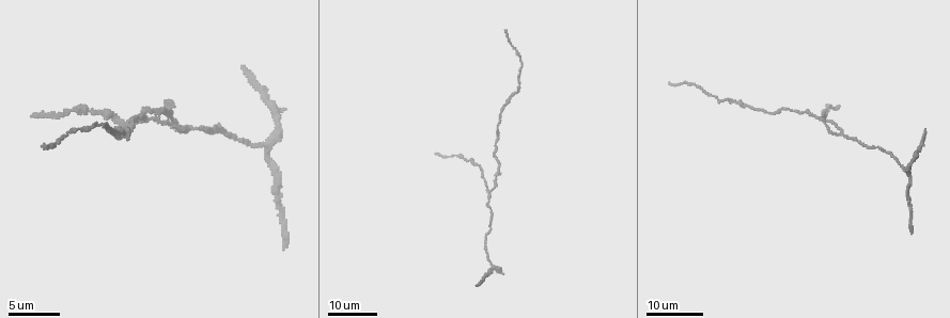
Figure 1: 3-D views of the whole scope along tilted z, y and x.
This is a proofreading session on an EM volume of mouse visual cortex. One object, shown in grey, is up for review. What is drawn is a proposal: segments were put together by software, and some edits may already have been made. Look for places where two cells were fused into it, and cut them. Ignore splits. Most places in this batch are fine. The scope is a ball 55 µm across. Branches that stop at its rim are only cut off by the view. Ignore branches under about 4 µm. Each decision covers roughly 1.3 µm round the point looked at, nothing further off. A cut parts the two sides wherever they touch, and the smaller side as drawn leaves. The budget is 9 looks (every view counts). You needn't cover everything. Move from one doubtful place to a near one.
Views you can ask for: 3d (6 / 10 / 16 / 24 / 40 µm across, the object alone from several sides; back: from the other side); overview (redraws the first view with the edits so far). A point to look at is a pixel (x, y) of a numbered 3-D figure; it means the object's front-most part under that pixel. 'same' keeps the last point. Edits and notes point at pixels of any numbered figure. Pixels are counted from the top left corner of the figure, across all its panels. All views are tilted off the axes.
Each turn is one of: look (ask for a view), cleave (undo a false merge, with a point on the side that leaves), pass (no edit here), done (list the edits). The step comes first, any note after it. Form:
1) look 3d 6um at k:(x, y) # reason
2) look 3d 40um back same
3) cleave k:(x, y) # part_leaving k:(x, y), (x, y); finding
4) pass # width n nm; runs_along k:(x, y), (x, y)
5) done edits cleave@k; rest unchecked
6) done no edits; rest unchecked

look 3d 16um at 1:(95, 128) # calibre changes

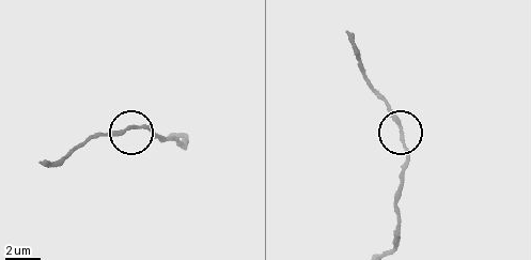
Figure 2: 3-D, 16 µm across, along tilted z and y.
look 3d 10um at 2:(399, 132)

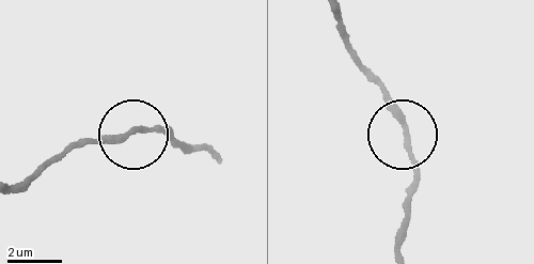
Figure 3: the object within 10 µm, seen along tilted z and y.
pass # all the same cell

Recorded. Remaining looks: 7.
look 3d 24um at 1:(499, 169)

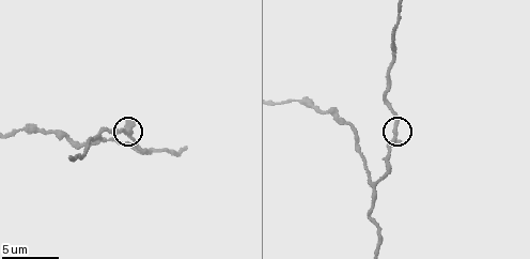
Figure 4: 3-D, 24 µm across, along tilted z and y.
look 3d 6um at 4:(394, 130)

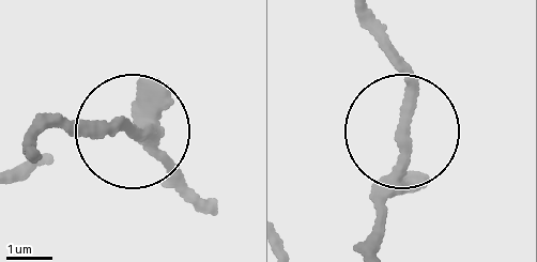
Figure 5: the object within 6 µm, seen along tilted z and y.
look 3d 6um back at 5:(139, 134)

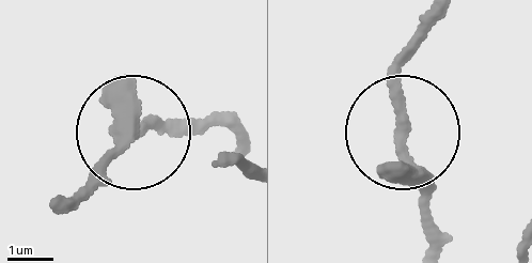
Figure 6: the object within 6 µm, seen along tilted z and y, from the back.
pass # runs_along 6:(408, 128), (398, 72), (415, 26); one cell here

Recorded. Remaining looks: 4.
look 3d 16um at 1:(747, 107) # calibre changes

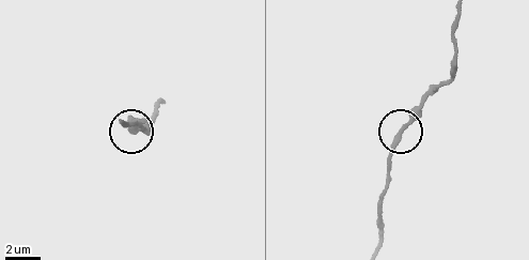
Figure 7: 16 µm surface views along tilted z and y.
look 3d 10um at 7:(403, 130) # closer look

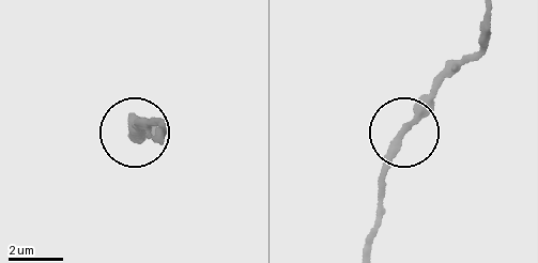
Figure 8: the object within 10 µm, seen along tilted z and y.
pass # width 260 nm; all the same cell

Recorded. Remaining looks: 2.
look 3d 24um at 1:(126, 133) # calibre changes

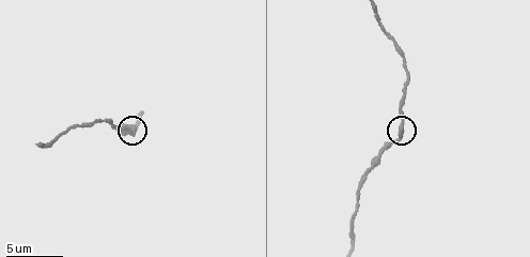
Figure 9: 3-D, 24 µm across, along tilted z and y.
look 3d 10um at 9:(133, 132) # zoom in

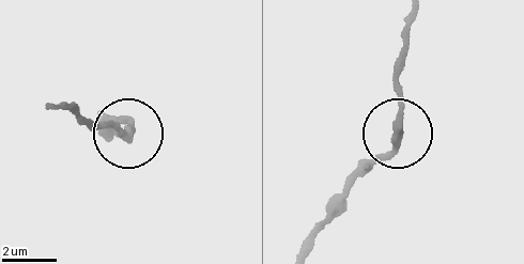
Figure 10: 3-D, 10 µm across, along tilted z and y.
pass # runs_along 10:(301, 250), (333, 201), (391, 148), (404, 58); continuous, no second cell

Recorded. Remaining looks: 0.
done no edits; rest unchecked

